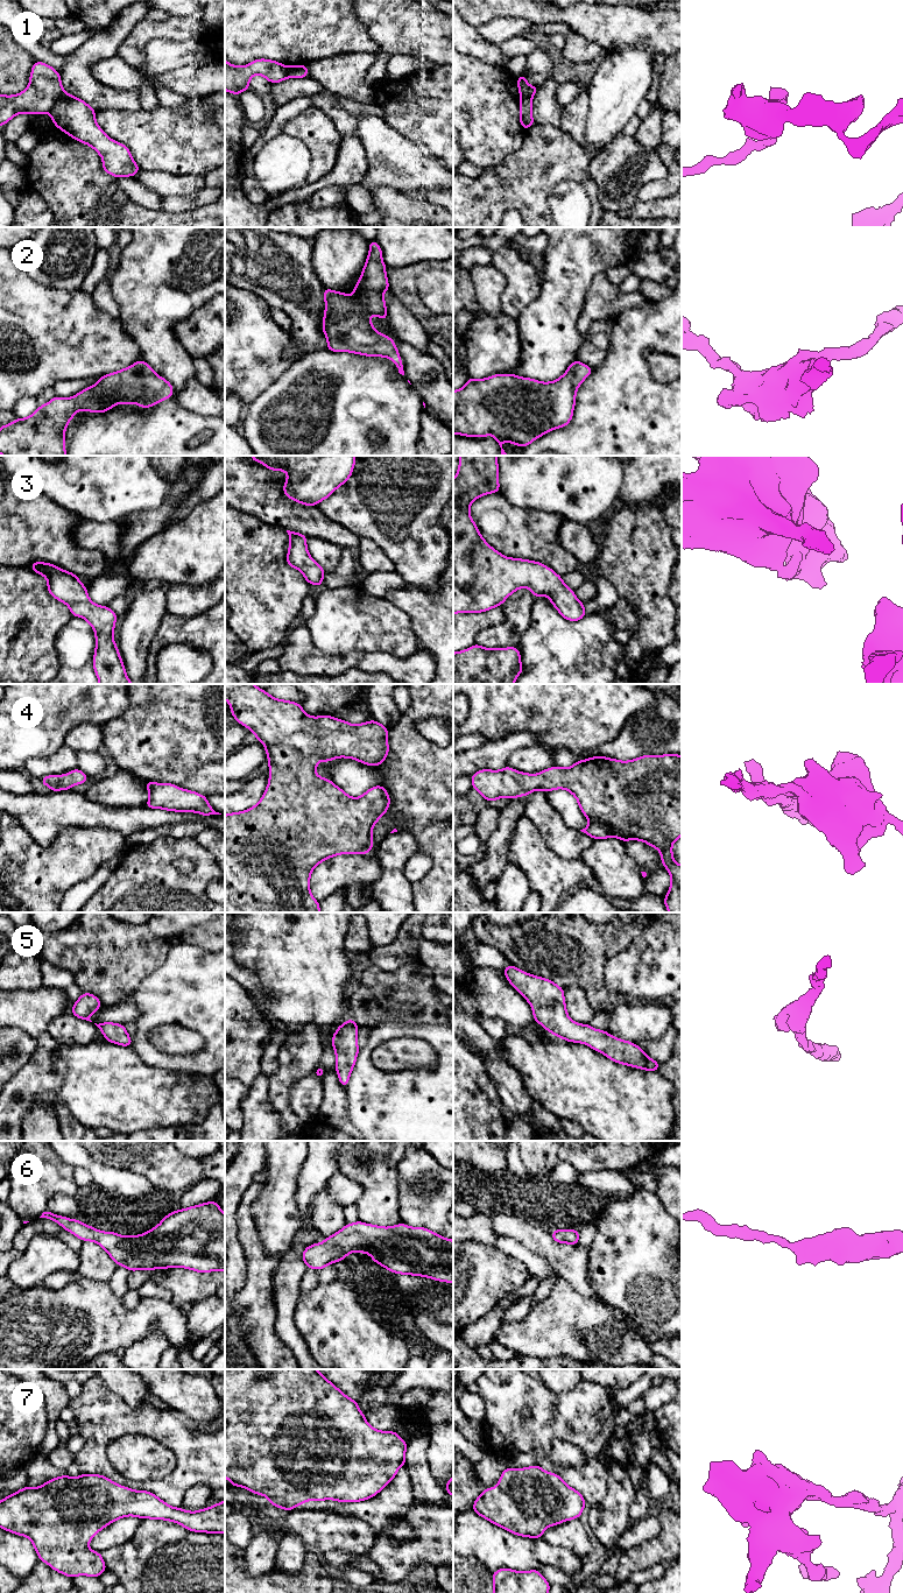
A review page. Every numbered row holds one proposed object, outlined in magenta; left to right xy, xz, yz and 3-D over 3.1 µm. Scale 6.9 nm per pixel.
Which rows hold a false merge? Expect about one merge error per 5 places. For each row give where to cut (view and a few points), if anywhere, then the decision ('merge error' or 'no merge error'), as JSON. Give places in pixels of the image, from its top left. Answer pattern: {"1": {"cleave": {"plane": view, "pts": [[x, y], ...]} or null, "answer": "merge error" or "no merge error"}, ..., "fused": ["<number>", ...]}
{"1": {"cleave": {"plane": "xy", "pts": [[64, 91], [48, 112]]}, "answer": "merge error"}, "2": {"cleave": null, "answer": "no merge error"}, "3": {"cleave": null, "answer": "no merge error"}, "4": {"cleave": null, "answer": "no merge error"}, "5": {"cleave": null, "answer": "no merge error"}, "6": {"cleave": null, "answer": "no merge error"}, "7": {"cleave": null, "answer": "no merge error"}, "fused": ["1"]}

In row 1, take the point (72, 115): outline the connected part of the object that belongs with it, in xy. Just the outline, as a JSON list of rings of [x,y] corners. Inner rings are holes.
[[[64,92],[49,113],[56,127],[72,139],[91,146],[103,157],[103,170],[105,172],[120,178],[126,176],[134,177],[134,175],[141,170],[134,162],[129,149],[125,145],[108,138],[97,125],[96,111],[82,99]]]

